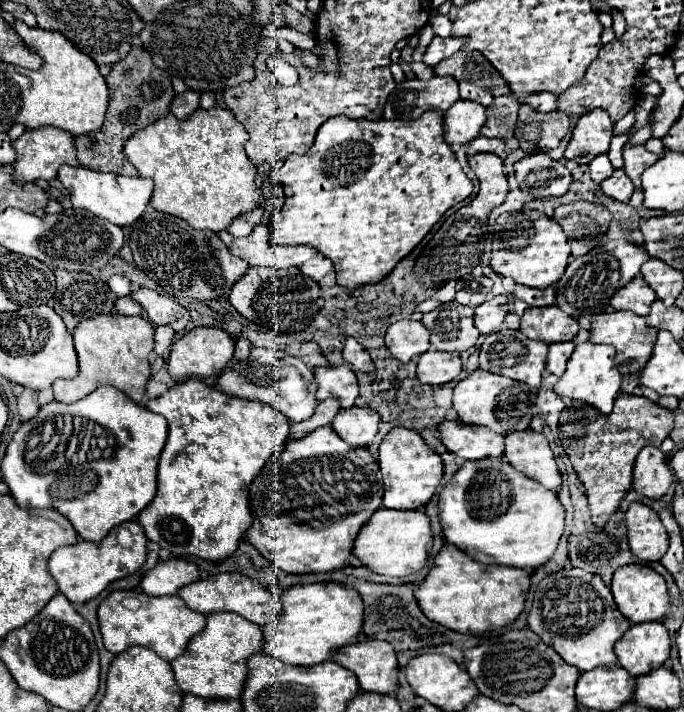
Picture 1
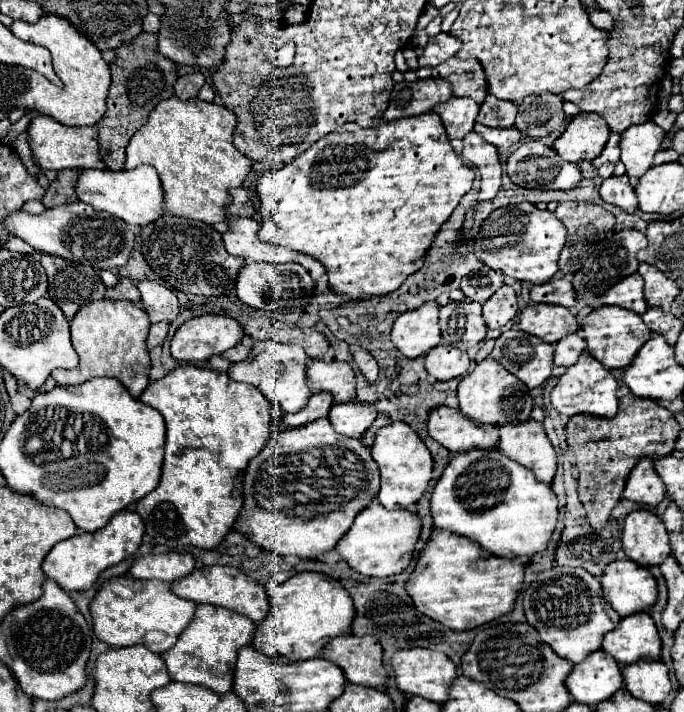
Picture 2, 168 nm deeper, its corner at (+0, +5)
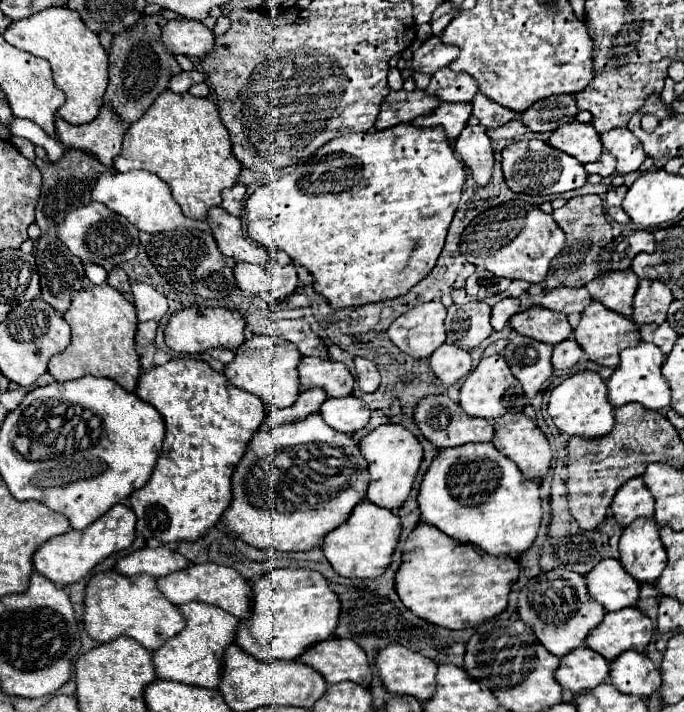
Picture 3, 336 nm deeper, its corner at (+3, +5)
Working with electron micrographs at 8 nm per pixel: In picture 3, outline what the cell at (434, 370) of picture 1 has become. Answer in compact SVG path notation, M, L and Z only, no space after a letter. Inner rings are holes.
M443 343L431 357L429 357L431 371L437 375L437 379L445 385L453 385L459 379L465 379L471 373L471 355L457 347Z

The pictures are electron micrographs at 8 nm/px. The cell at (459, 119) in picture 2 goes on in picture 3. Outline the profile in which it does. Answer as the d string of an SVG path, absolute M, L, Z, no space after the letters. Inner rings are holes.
M439 103L429 115L417 117L411 125L415 127L443 127L447 137L455 141L455 137L465 129L467 119L471 115L471 103Z

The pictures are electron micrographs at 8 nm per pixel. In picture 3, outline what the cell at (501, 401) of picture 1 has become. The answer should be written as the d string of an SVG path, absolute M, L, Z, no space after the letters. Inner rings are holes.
M501 355L483 357L481 363L469 373L465 383L461 385L461 407L471 417L483 419L497 419L505 413L519 413L525 407L525 393L521 383L513 377L507 361Z

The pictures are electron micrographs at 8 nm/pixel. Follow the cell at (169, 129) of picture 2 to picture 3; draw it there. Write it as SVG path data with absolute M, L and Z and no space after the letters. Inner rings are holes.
M169 89L163 91L155 99L155 103L139 121L131 123L131 127L123 135L123 151L115 157L113 167L119 173L127 173L133 169L145 169L149 173L155 173L159 179L163 179L171 187L173 199L179 203L183 215L189 219L203 219L209 207L221 205L221 191L225 187L233 187L241 173L239 161L231 153L229 131L221 123L215 103L211 99L193 97L189 93L177 95Z

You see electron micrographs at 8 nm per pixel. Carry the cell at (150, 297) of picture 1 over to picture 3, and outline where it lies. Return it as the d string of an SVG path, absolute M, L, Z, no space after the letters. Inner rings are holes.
M137 283L131 287L131 293L139 321L159 321L167 313L167 299L151 285Z

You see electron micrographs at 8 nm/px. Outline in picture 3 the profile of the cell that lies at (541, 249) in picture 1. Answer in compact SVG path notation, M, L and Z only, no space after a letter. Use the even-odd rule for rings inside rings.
M535 205L535 209L527 209L527 217L523 217L523 225L519 225L519 233L515 233L515 237L511 237L511 241L507 241L503 249L495 249L495 253L487 253L487 257L479 261L479 267L495 273L497 277L541 283L547 277L551 259L563 249L563 245L565 245L565 233L555 225L551 215L543 213Z

